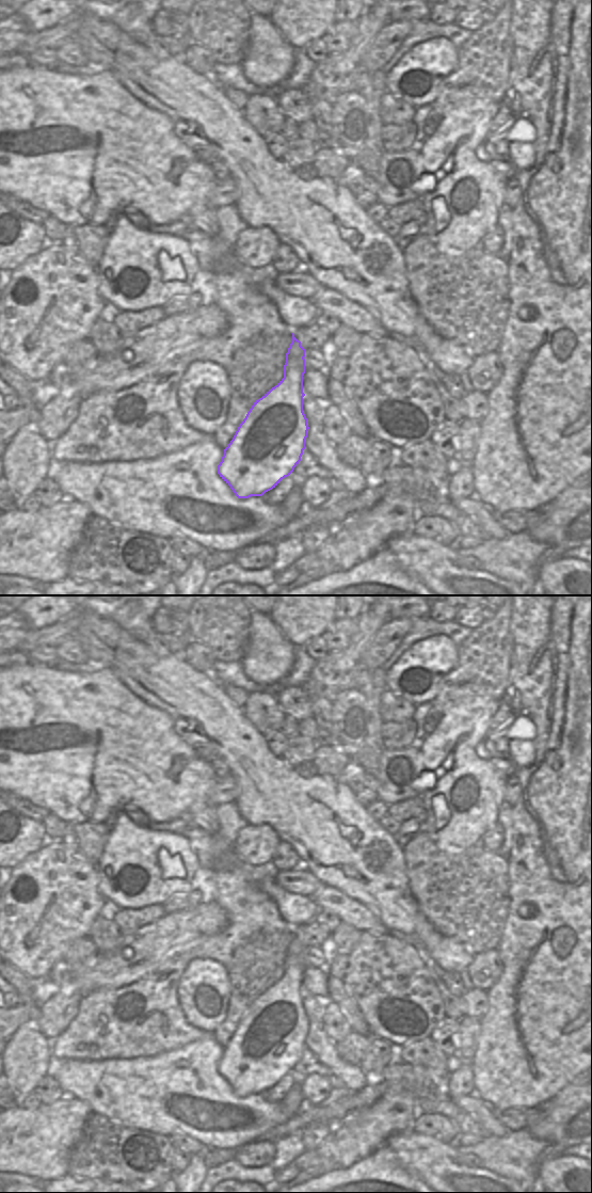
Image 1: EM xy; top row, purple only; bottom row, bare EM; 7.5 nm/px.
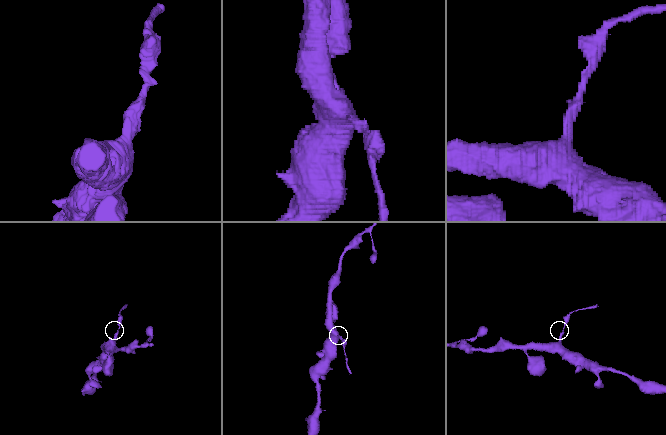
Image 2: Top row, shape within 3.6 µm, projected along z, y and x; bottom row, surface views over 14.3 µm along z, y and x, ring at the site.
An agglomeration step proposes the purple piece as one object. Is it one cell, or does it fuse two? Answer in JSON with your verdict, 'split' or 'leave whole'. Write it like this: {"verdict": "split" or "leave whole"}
{"verdict": "split"}

